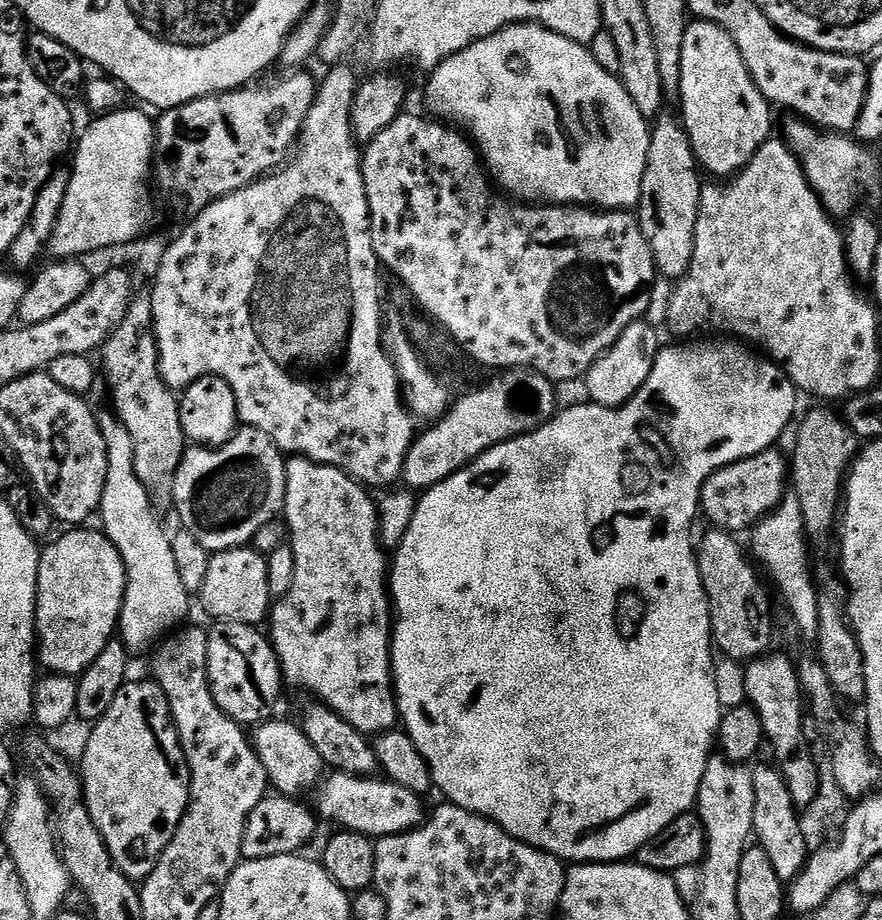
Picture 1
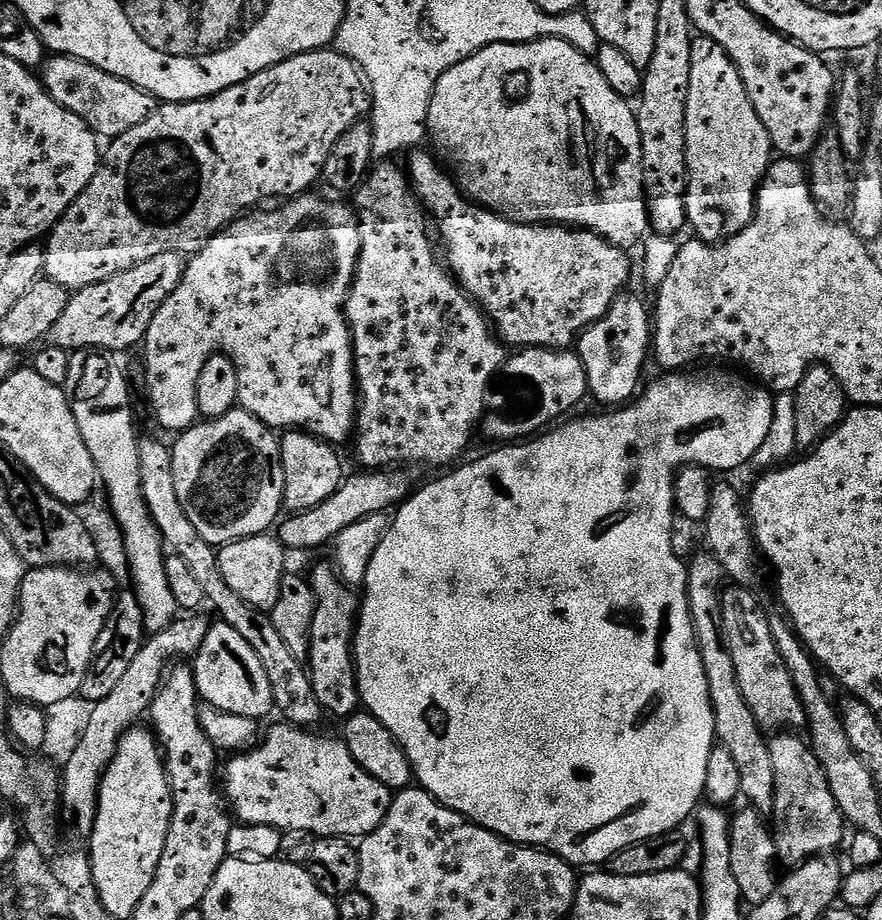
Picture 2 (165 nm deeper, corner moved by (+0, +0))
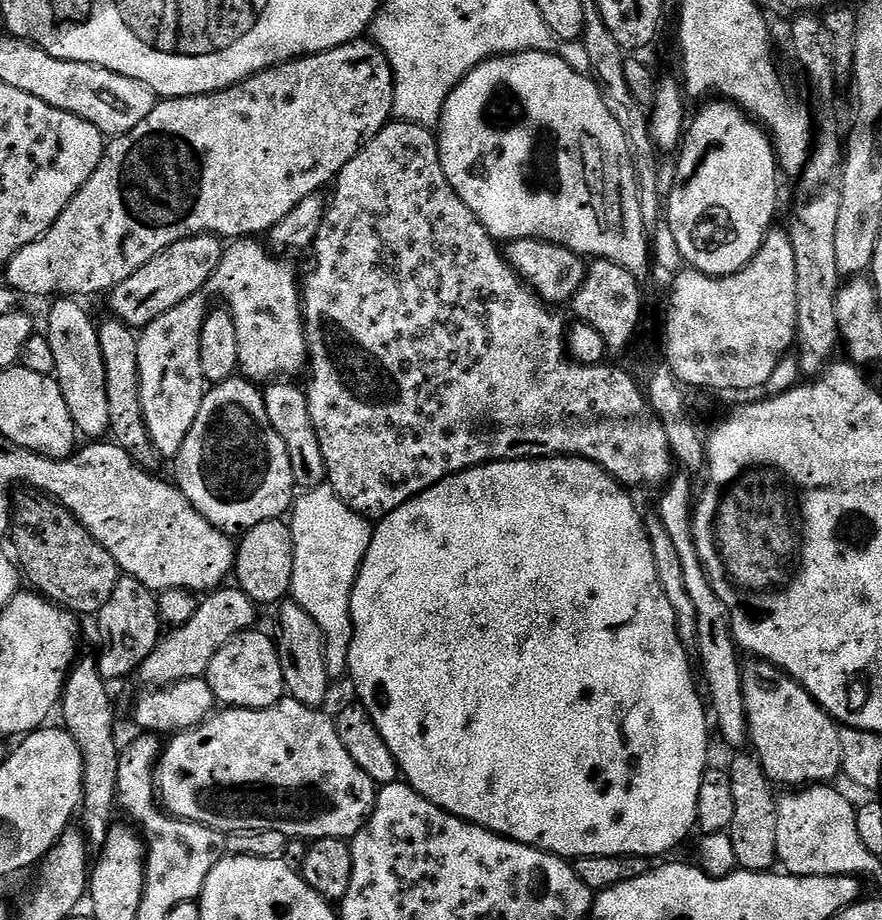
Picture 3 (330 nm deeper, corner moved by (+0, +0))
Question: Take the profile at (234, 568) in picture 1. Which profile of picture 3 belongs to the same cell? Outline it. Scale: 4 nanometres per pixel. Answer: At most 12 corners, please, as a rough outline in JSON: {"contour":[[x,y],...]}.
{"contour":[[283,519],[247,529],[235,583],[257,606],[292,590],[294,538]]}

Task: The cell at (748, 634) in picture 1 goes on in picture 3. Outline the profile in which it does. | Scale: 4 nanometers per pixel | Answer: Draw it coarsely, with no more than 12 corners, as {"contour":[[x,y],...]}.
{"contour":[[743,665],[750,748],[773,785],[841,775],[841,725],[793,676]]}

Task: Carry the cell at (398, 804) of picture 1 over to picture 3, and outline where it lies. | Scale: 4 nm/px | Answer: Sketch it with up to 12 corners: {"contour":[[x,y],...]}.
{"contour":[[285,698],[163,745],[163,811],[348,840],[378,785]]}

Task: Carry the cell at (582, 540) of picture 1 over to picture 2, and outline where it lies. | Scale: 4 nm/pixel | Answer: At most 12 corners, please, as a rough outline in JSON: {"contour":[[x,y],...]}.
{"contour":[[664,374],[461,463],[362,585],[415,783],[573,866],[677,831],[714,710]]}

